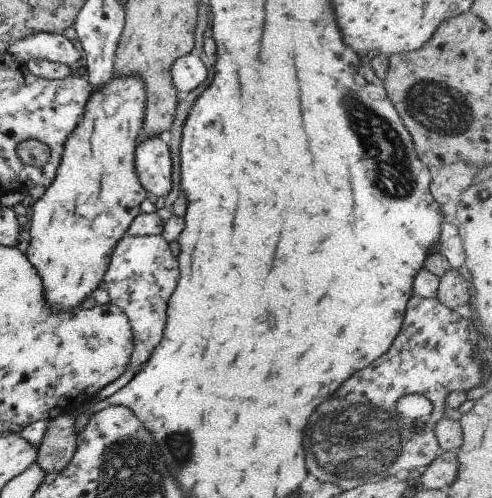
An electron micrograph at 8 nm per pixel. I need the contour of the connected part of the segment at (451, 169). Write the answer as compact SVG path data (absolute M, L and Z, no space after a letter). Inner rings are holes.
M459 161L437 168L428 188L443 215L455 216L461 192L471 184L476 171L473 166Z

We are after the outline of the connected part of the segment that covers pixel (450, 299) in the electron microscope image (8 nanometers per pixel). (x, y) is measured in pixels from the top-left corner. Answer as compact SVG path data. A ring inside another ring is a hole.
M449 269L441 278L439 278L436 299L447 306L454 309L457 306L467 304L467 300L471 295L471 284L466 281L457 269Z

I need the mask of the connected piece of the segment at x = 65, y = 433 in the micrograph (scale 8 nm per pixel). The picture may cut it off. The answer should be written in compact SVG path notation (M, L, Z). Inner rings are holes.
M69 413L47 421L37 449L37 466L47 474L58 474L71 462L76 449L74 418Z

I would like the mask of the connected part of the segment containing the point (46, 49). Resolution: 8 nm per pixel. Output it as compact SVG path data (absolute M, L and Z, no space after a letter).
M37 32L9 43L6 54L12 55L19 64L25 64L31 58L61 63L69 67L81 57L79 50L75 50L69 41L55 33Z

